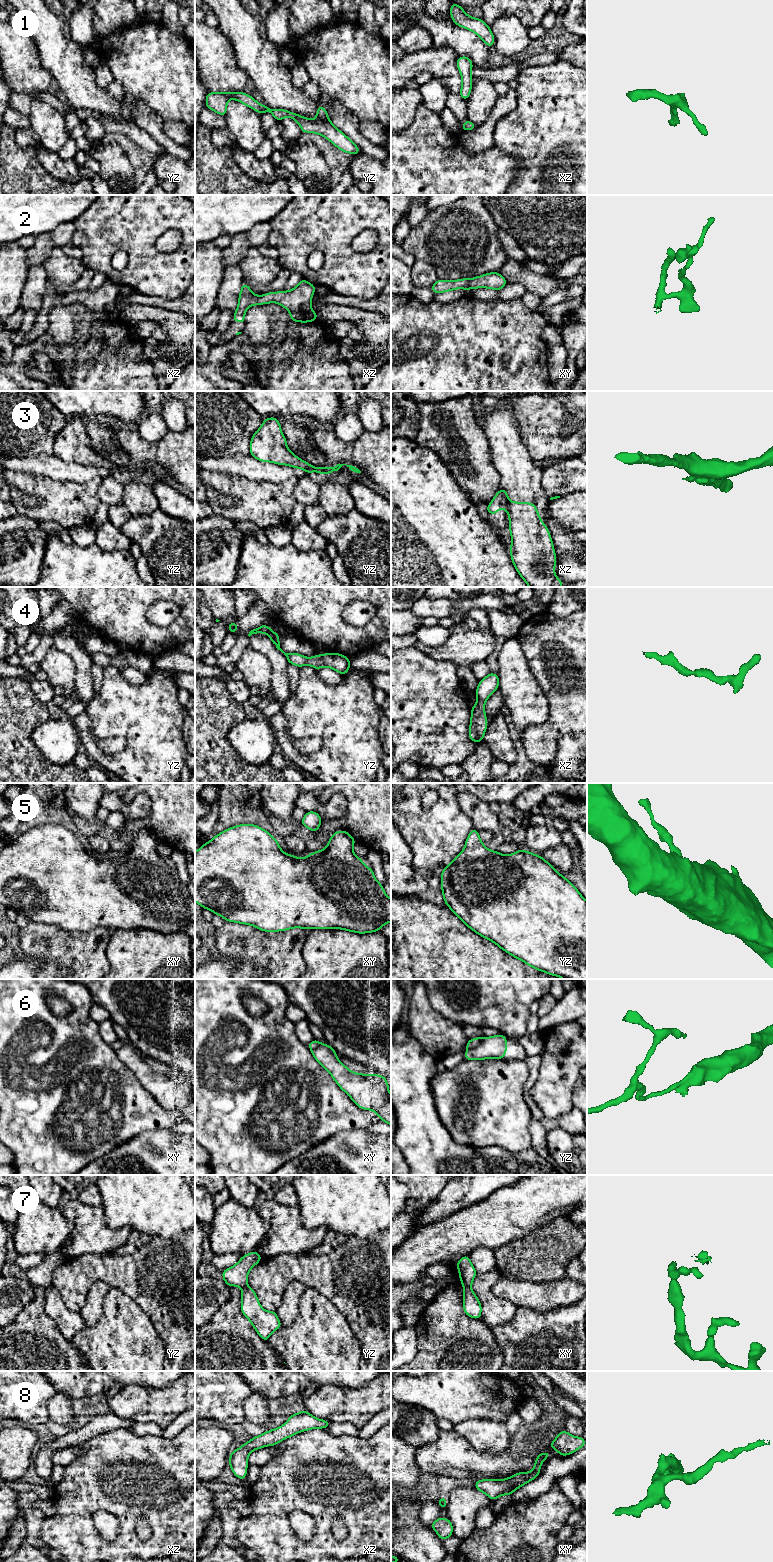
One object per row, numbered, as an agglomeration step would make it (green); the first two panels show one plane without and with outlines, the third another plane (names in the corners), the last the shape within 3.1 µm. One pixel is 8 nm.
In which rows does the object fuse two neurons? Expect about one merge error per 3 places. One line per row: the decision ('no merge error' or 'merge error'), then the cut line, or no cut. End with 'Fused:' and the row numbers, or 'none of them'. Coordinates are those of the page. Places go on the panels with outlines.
1: no merge error; no cut
2: no merge error; no cut
3: merge error; cut in xz along (511, 502), (508, 513)
4: no merge error; no cut
5: no merge error; no cut
6: merge error; cut in yz along (485, 1038), (476, 1046), (467, 1049)
7: merge error; cut in xy along (464, 1286), (470, 1287)
8: no merge error; no cut
Fused: 3, 6, 7

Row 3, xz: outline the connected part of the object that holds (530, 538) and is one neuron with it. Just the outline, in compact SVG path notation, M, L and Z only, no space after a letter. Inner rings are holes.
M511 502L509 508L511 534L510 556L515 569L529 587L561 587L563 581L554 573L556 553L550 531L540 519L533 502Z

